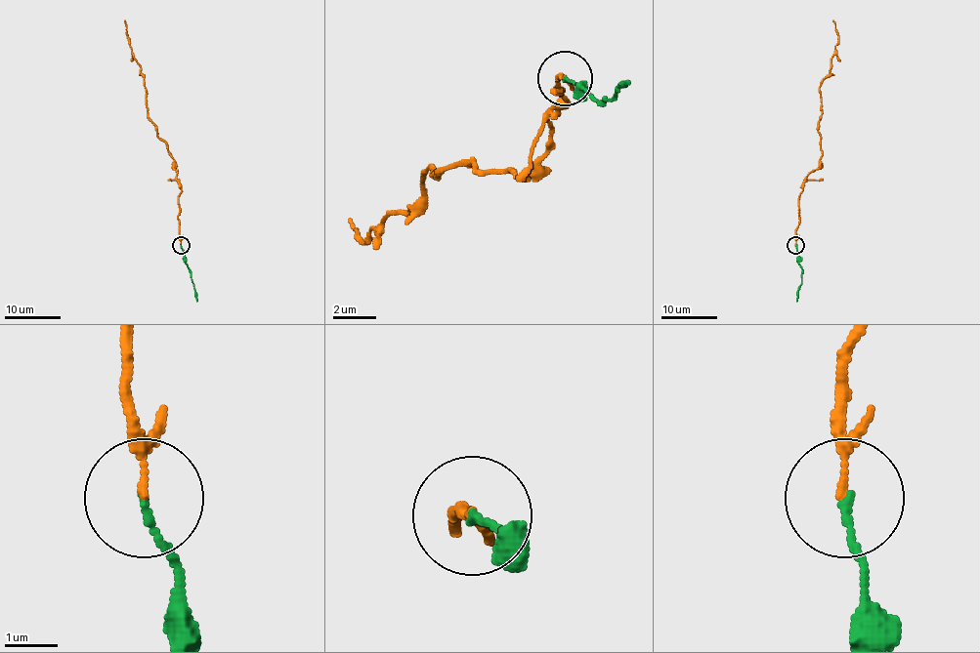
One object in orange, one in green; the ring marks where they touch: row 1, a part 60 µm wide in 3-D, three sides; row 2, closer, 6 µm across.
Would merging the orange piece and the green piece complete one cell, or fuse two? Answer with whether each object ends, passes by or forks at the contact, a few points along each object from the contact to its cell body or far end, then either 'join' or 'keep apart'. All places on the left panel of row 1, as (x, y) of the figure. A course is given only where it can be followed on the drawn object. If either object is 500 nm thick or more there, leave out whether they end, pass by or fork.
orange passes by | green ends | orange via (181, 244), (178, 224), (181, 183), (171, 153), (147, 113), (145, 77), (129, 42), (124, 20) | green via (181, 244), (197, 301) | keep apart

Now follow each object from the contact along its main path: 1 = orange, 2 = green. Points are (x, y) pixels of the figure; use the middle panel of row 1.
1: (566, 77), (555, 88), (566, 103), (529, 180), (469, 163), (431, 169), (409, 212), (366, 239), (350, 218)
2: (566, 77), (599, 103), (631, 82)

